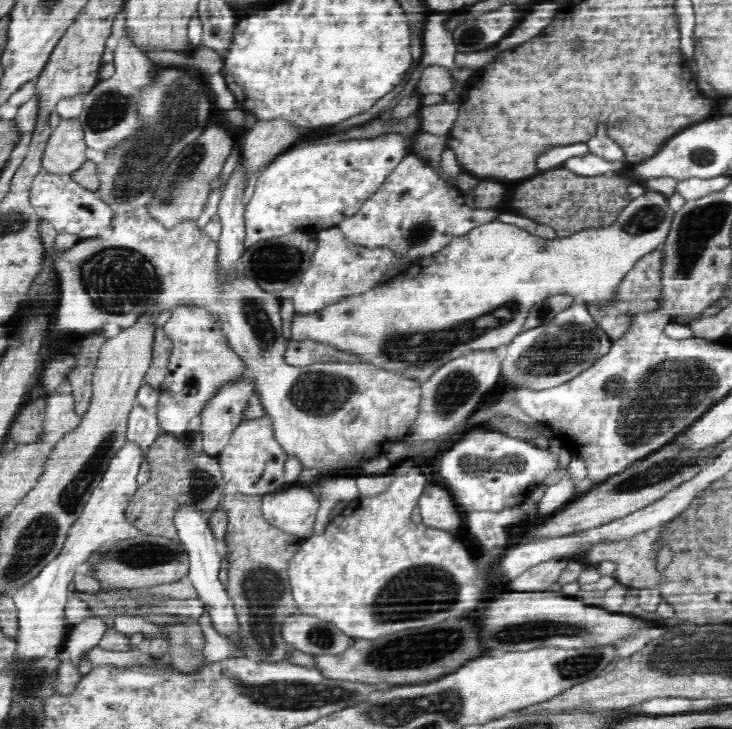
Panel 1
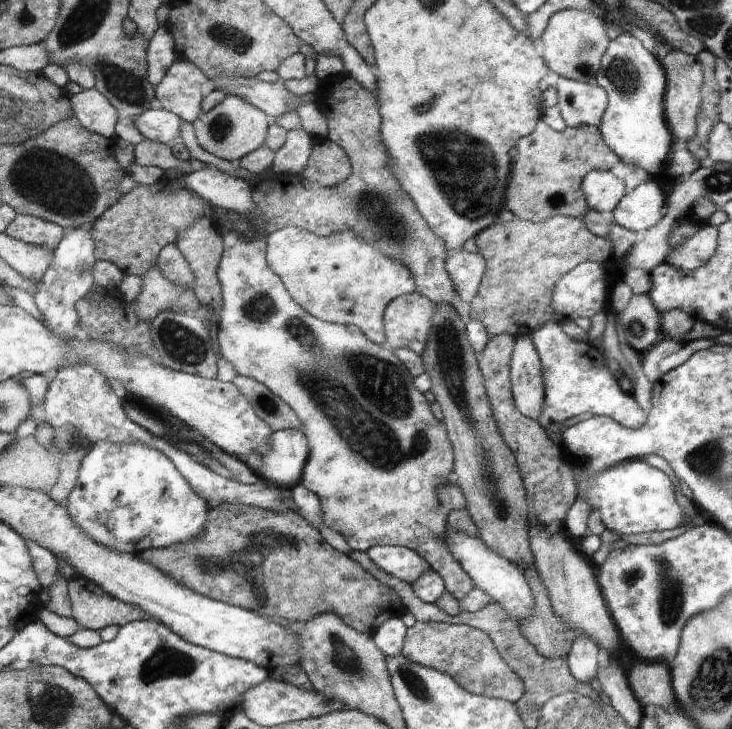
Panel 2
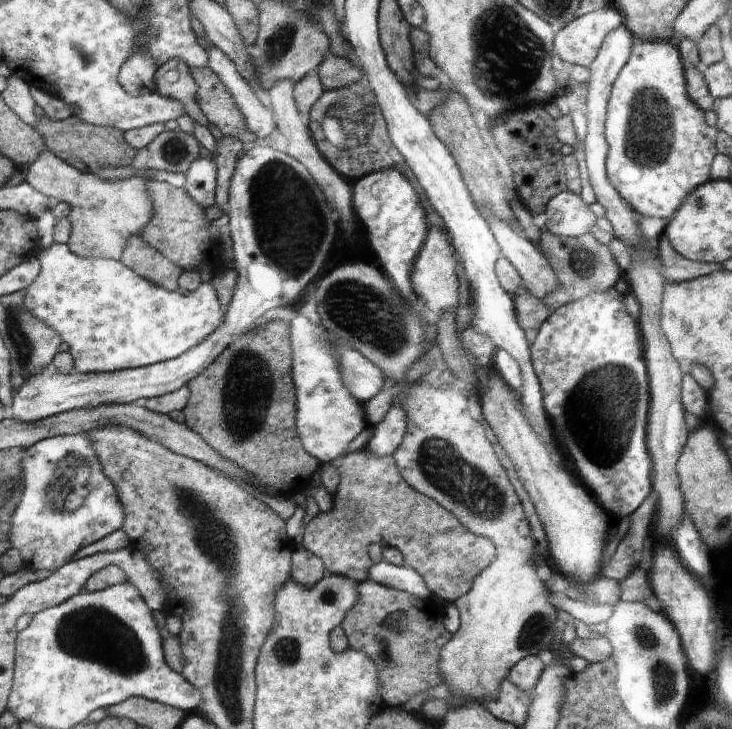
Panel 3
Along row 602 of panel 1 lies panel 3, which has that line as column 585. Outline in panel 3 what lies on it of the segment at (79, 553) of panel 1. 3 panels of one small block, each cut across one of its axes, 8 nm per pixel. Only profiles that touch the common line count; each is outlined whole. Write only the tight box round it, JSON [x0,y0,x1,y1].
[555,6,622,67]

